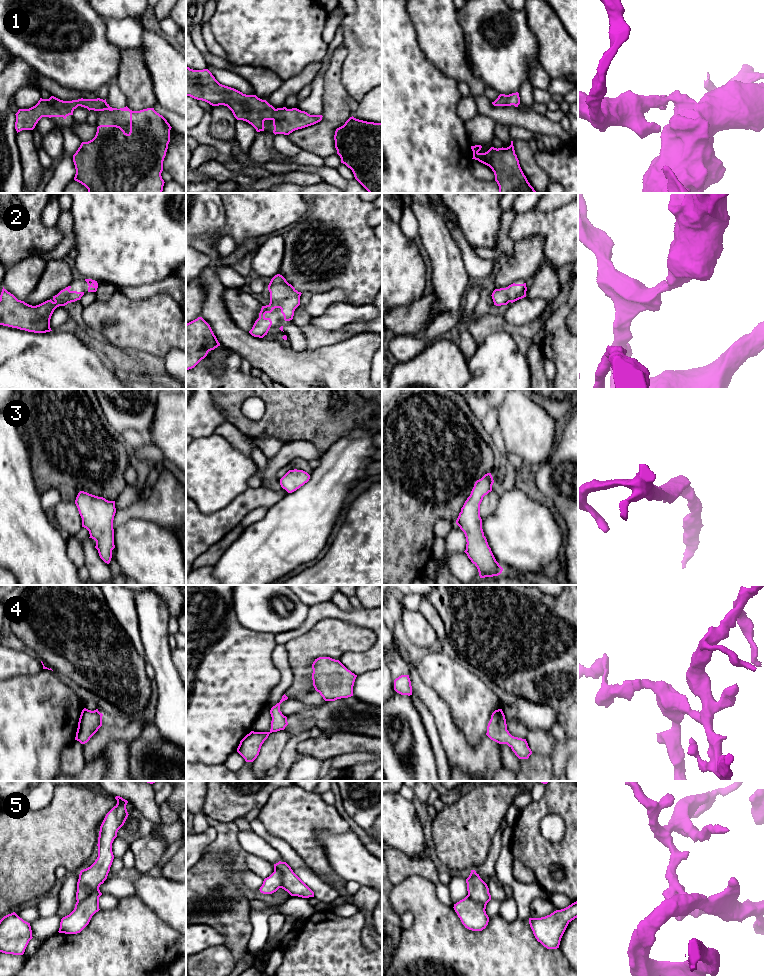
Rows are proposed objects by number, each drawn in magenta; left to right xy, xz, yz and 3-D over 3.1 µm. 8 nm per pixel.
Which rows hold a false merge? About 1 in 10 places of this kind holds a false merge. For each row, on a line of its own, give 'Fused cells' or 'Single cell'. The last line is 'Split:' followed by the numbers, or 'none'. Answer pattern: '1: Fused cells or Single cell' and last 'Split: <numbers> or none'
1: Single cell
2: Single cell
3: Single cell
4: Single cell
5: Single cell
Split: none

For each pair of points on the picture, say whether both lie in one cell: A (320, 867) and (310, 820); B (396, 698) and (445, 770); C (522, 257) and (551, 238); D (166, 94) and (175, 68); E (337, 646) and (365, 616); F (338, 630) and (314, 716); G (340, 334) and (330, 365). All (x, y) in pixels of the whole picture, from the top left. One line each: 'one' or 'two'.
A: one
B: two
C: two
D: one
E: two
F: two
G: two

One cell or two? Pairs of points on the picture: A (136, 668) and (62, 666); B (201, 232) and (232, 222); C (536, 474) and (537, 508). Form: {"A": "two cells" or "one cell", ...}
{"A": "one cell", "B": "two cells", "C": "two cells"}

